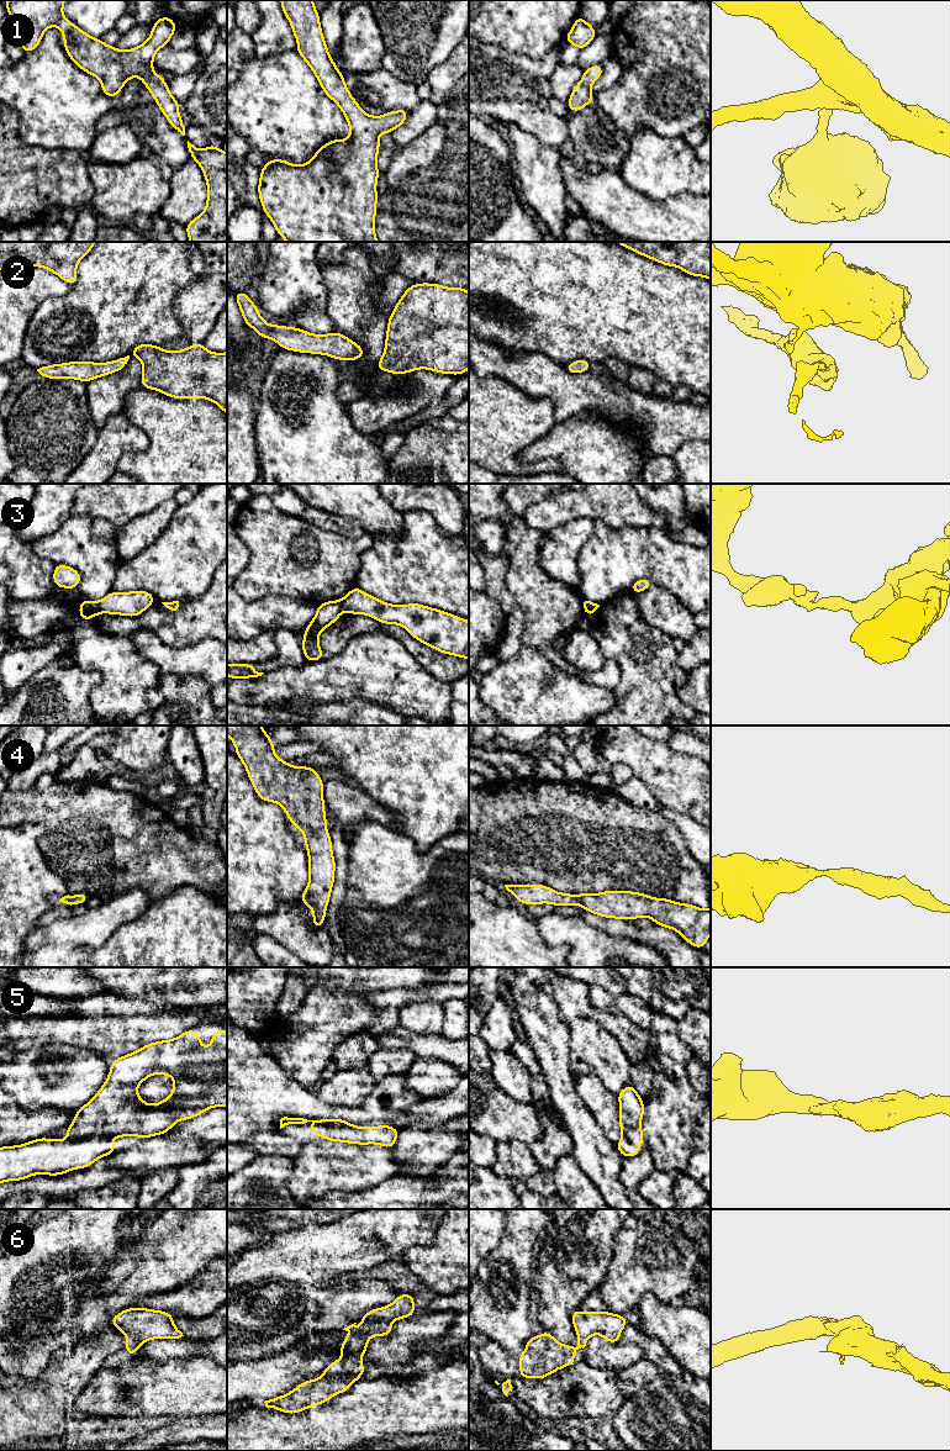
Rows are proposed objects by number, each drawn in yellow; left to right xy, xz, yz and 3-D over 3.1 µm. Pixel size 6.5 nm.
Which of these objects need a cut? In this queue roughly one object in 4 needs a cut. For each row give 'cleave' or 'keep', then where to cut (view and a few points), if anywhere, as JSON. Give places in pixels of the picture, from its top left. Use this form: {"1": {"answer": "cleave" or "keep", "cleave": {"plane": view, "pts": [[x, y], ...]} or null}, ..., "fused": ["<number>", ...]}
{"1": {"answer": "keep", "cleave": null}, "2": {"answer": "keep", "cleave": null}, "3": {"answer": "cleave", "cleave": {"plane": "xy", "pts": [[96, 602], [100, 612]]}}, "4": {"answer": "keep", "cleave": null}, "5": {"answer": "keep", "cleave": null}, "6": {"answer": "keep", "cleave": null}, "fused": ["3"]}

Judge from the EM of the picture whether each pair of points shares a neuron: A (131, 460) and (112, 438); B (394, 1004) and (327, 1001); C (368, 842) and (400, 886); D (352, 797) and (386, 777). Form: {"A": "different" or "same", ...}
{"A": "different", "B": "different", "C": "same", "D": "different"}

